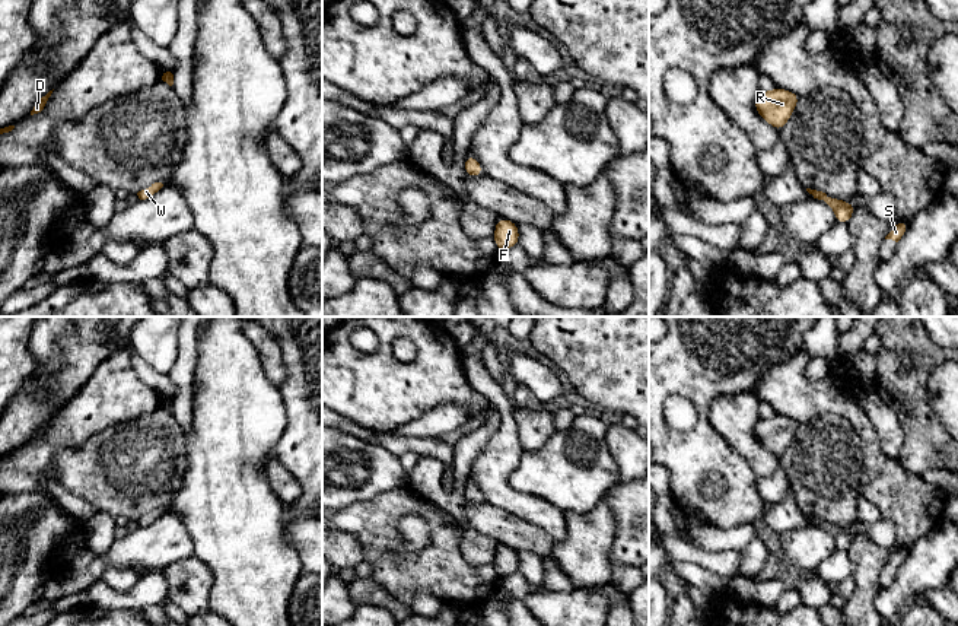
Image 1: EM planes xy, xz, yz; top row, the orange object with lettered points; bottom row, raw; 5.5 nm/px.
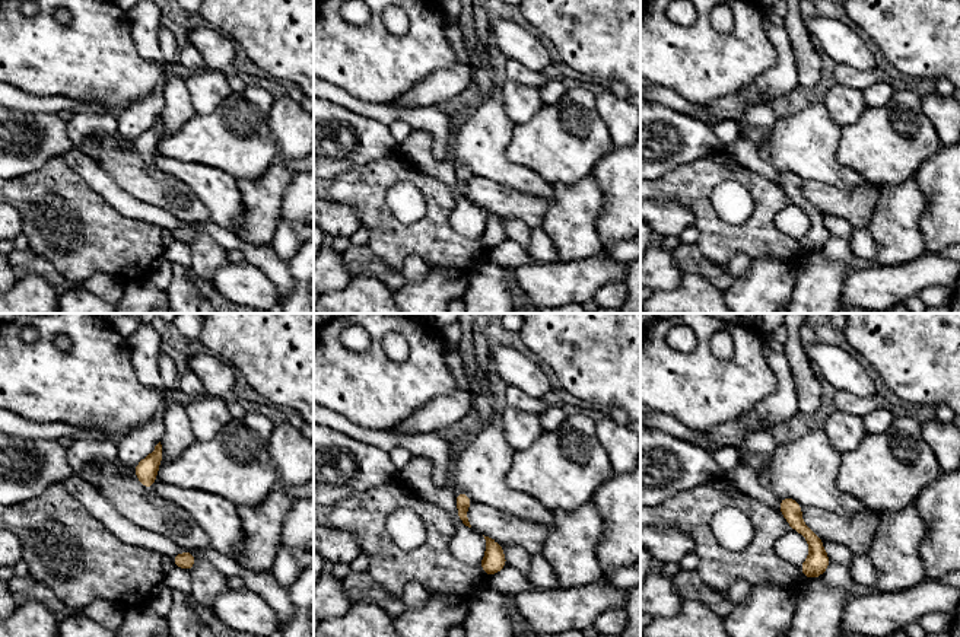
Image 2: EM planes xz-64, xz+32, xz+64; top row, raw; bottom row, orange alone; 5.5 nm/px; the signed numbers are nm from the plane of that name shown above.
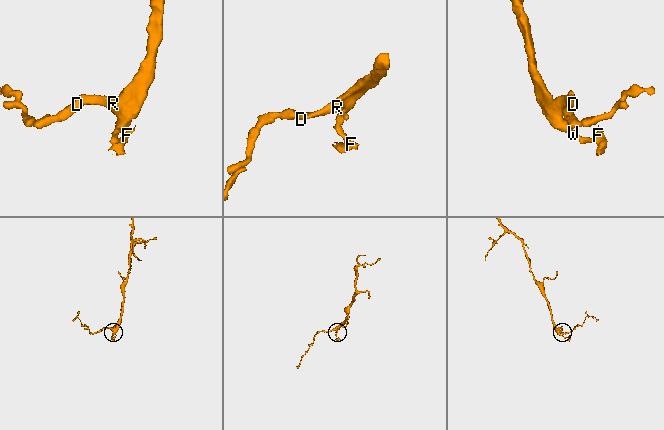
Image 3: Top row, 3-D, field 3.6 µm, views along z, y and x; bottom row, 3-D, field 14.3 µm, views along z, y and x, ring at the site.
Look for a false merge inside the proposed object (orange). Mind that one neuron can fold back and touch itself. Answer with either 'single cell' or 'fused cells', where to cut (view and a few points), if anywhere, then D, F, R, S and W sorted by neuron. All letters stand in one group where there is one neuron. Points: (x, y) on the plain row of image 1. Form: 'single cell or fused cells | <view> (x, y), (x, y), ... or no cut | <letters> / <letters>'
single cell | no cut | D F R S W

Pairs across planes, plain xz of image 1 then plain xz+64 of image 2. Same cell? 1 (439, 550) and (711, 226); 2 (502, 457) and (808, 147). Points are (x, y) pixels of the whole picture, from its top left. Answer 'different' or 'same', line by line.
1: same
2: same

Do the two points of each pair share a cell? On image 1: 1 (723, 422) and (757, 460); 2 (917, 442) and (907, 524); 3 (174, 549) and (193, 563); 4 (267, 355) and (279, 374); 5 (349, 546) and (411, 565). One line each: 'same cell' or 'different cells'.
1: same cell
2: different cells
3: different cells
4: same cell
5: different cells

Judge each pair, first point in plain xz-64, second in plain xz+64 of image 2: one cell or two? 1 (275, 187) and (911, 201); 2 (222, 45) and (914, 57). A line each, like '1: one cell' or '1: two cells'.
1: one cell
2: two cells

